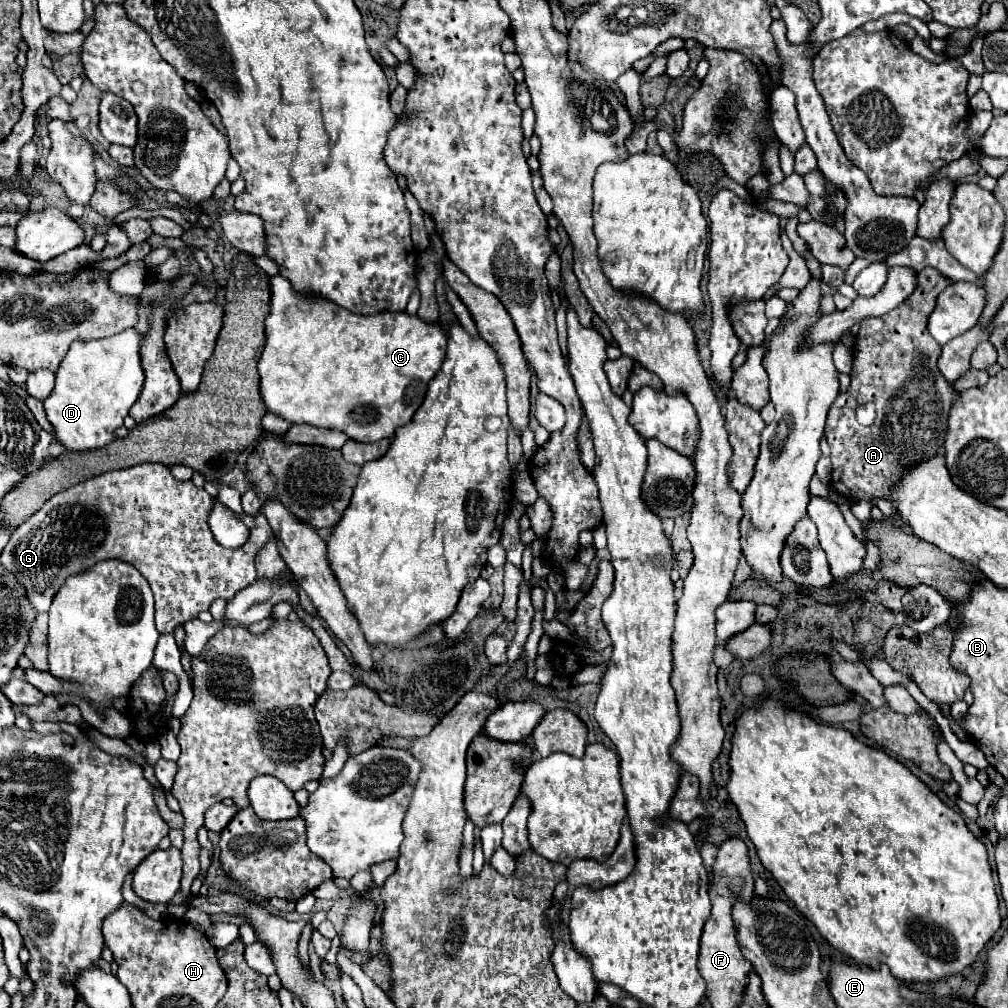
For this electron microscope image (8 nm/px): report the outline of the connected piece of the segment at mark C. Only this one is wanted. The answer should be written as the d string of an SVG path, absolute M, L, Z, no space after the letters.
M280 274L270 276L270 314L266 318L266 346L264 352L258 360L258 374L260 374L260 394L264 400L264 406L268 412L284 418L290 424L310 424L316 428L334 428L344 432L350 440L358 440L364 444L370 442L378 442L382 438L390 438L394 436L394 430L408 424L414 416L414 412L418 410L418 406L424 400L424 390L428 386L428 382L436 376L436 372L442 366L442 360L446 356L446 336L442 334L442 330L436 324L426 324L422 322L418 316L408 316L406 312L380 312L376 316L360 316L360 314L352 314L346 308L340 308L328 300L318 300L318 298L310 298L310 296L298 296L292 290L292 284L282 278Z

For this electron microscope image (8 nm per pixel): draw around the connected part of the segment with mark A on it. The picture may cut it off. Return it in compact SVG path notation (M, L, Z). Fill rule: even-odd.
M924 268L916 276L916 290L898 308L894 308L894 312L888 312L886 316L868 316L862 320L860 332L854 338L850 386L836 398L828 412L826 440L832 448L830 486L848 500L890 500L890 484L902 476L902 468L906 468L906 464L916 464L918 460L936 456L946 438L948 412L954 404L956 390L938 372L936 362L940 356L940 344L930 336L926 320L934 310L936 296L950 284L950 280L940 276L940 272L934 268ZM868 402L874 402L876 406L876 420L872 426L860 426L856 420L856 408Z

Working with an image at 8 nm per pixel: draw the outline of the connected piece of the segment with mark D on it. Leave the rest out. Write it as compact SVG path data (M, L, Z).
M128 328L100 340L74 342L56 372L56 386L44 400L44 412L54 428L54 438L66 450L92 450L110 444L128 410L138 400L144 372L140 366L142 334Z

